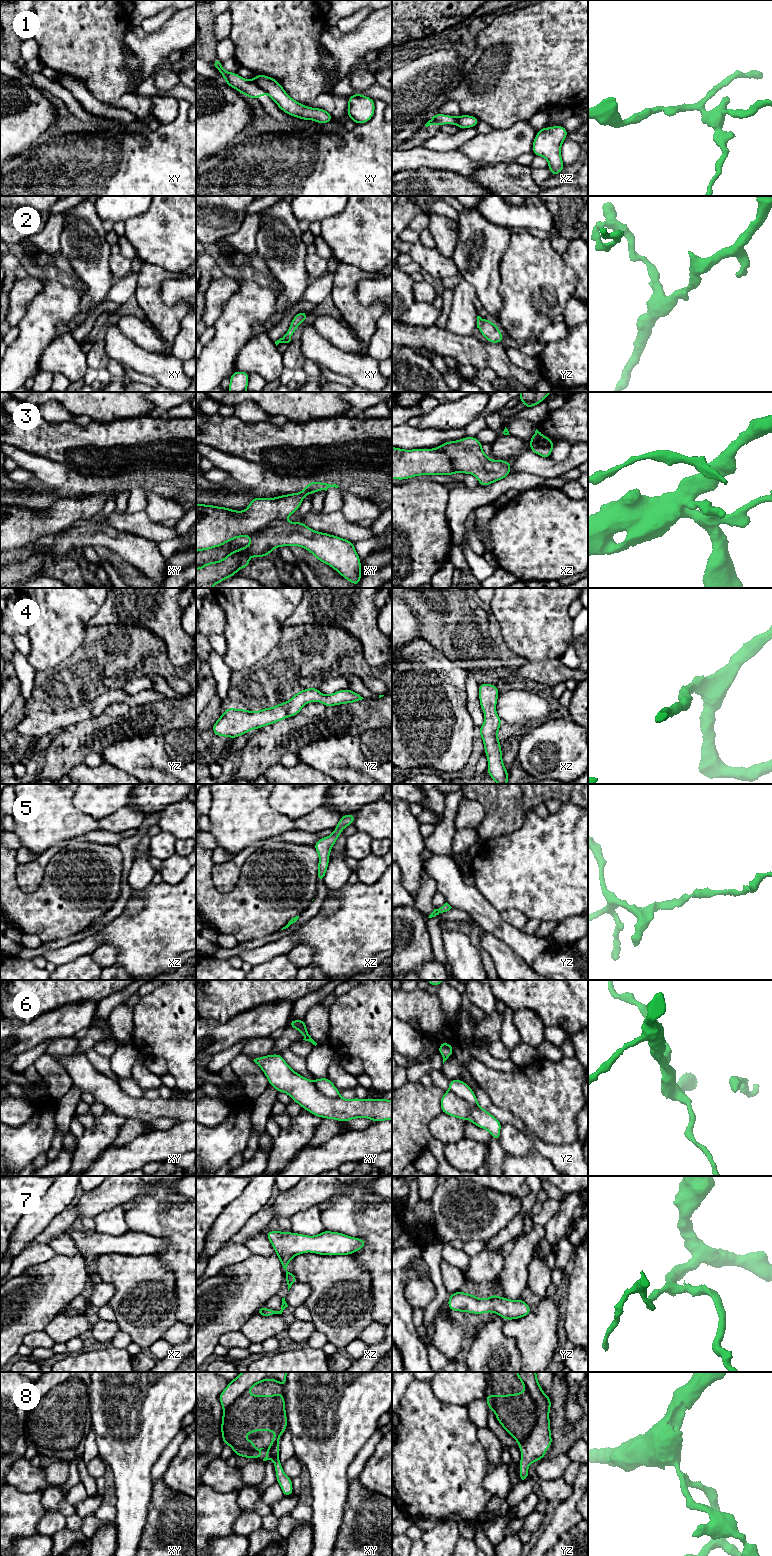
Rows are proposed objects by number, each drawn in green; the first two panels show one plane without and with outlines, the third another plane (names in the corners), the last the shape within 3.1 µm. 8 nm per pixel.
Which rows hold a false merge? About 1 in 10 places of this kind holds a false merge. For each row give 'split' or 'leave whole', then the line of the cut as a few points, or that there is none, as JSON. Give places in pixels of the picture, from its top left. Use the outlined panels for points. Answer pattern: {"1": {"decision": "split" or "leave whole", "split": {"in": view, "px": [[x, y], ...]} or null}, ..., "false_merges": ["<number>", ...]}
{"1": {"decision": "split", "split": {"in": "xy", "px": [[252, 80], [265, 91]]}}, "2": {"decision": "leave whole", "split": null}, "3": {"decision": "leave whole", "split": null}, "4": {"decision": "leave whole", "split": null}, "5": {"decision": "leave whole", "split": null}, "6": {"decision": "split", "split": {"in": "yz", "px": [[449, 1090], [466, 1102], [468, 1116]]}}, "7": {"decision": "leave whole", "split": null}, "8": {"decision": "leave whole", "split": null}, "false_merges": ["1", "6"]}

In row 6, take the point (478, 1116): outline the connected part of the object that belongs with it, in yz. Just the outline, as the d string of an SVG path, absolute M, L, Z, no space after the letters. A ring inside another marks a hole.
M460 1079L449 1080L449 1089L467 1102L469 1107L468 1118L471 1123L486 1129L490 1132L493 1139L500 1141L502 1123L479 1106L474 1091Z

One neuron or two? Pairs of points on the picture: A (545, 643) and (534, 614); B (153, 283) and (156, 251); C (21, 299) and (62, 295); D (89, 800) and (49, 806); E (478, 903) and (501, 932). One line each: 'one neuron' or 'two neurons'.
A: one neuron
B: two neurons
C: two neurons
D: two neurons
E: one neuron

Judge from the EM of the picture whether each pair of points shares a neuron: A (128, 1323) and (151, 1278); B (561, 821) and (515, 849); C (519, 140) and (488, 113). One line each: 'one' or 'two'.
A: one
B: one
C: two

